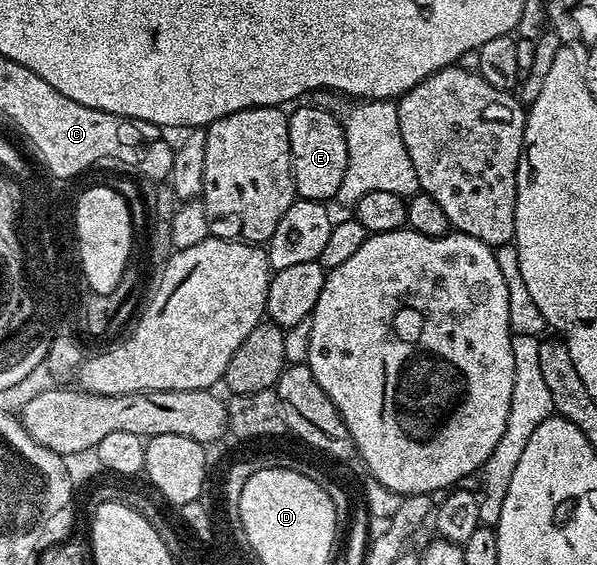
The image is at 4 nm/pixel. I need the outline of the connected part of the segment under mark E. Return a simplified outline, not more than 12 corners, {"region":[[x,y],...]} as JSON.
{"region":[[319,106],[290,111],[299,198],[326,203],[345,180],[343,123]]}

